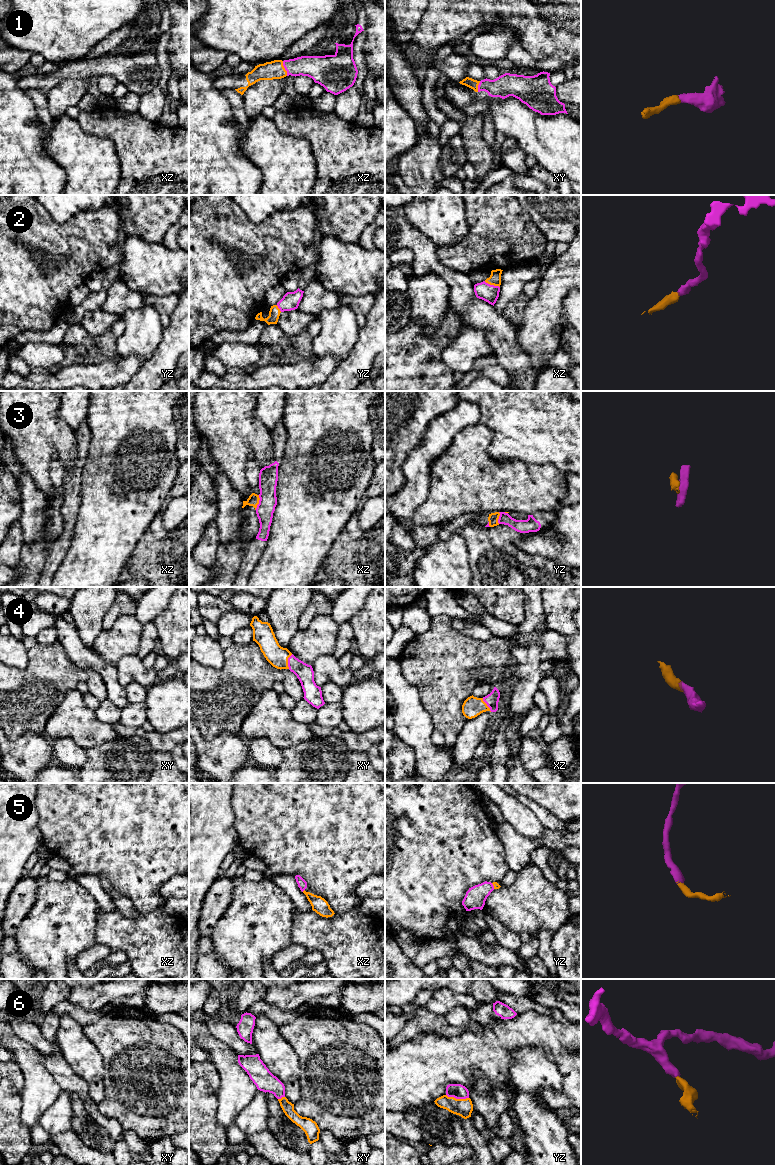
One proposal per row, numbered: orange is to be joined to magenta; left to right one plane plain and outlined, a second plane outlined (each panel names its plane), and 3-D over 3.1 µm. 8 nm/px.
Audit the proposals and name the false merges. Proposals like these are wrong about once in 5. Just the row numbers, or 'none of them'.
3

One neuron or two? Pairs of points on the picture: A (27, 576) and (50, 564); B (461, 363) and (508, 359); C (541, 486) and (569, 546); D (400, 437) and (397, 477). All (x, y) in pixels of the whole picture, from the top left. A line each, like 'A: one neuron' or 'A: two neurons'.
A: two neurons
B: two neurons
C: two neurons
D: one neuron

